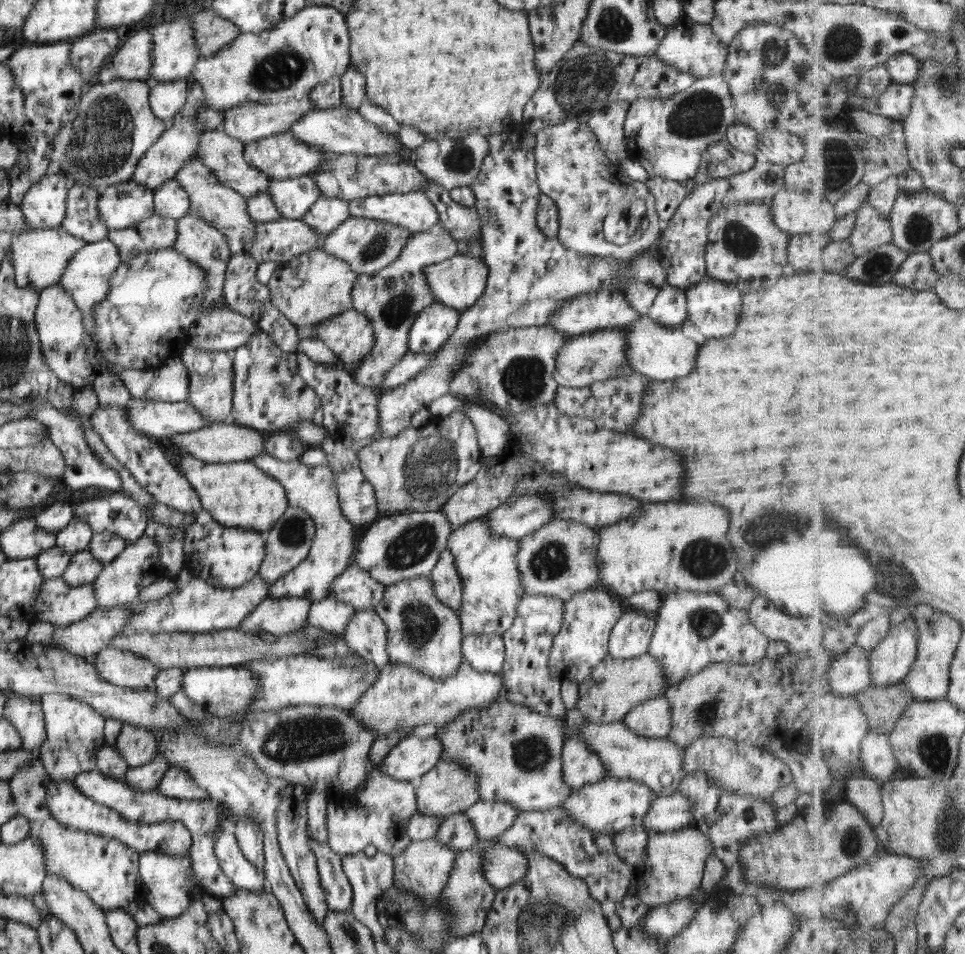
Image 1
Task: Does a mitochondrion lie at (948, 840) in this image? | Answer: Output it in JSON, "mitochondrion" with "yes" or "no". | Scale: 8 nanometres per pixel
{"mitochondrion":"yes"}

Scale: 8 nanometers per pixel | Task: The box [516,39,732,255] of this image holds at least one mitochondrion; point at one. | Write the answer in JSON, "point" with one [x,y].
{"point":[581,82]}

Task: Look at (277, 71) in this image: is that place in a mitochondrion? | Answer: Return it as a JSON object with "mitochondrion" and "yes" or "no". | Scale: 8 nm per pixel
{"mitochondrion":"yes"}

